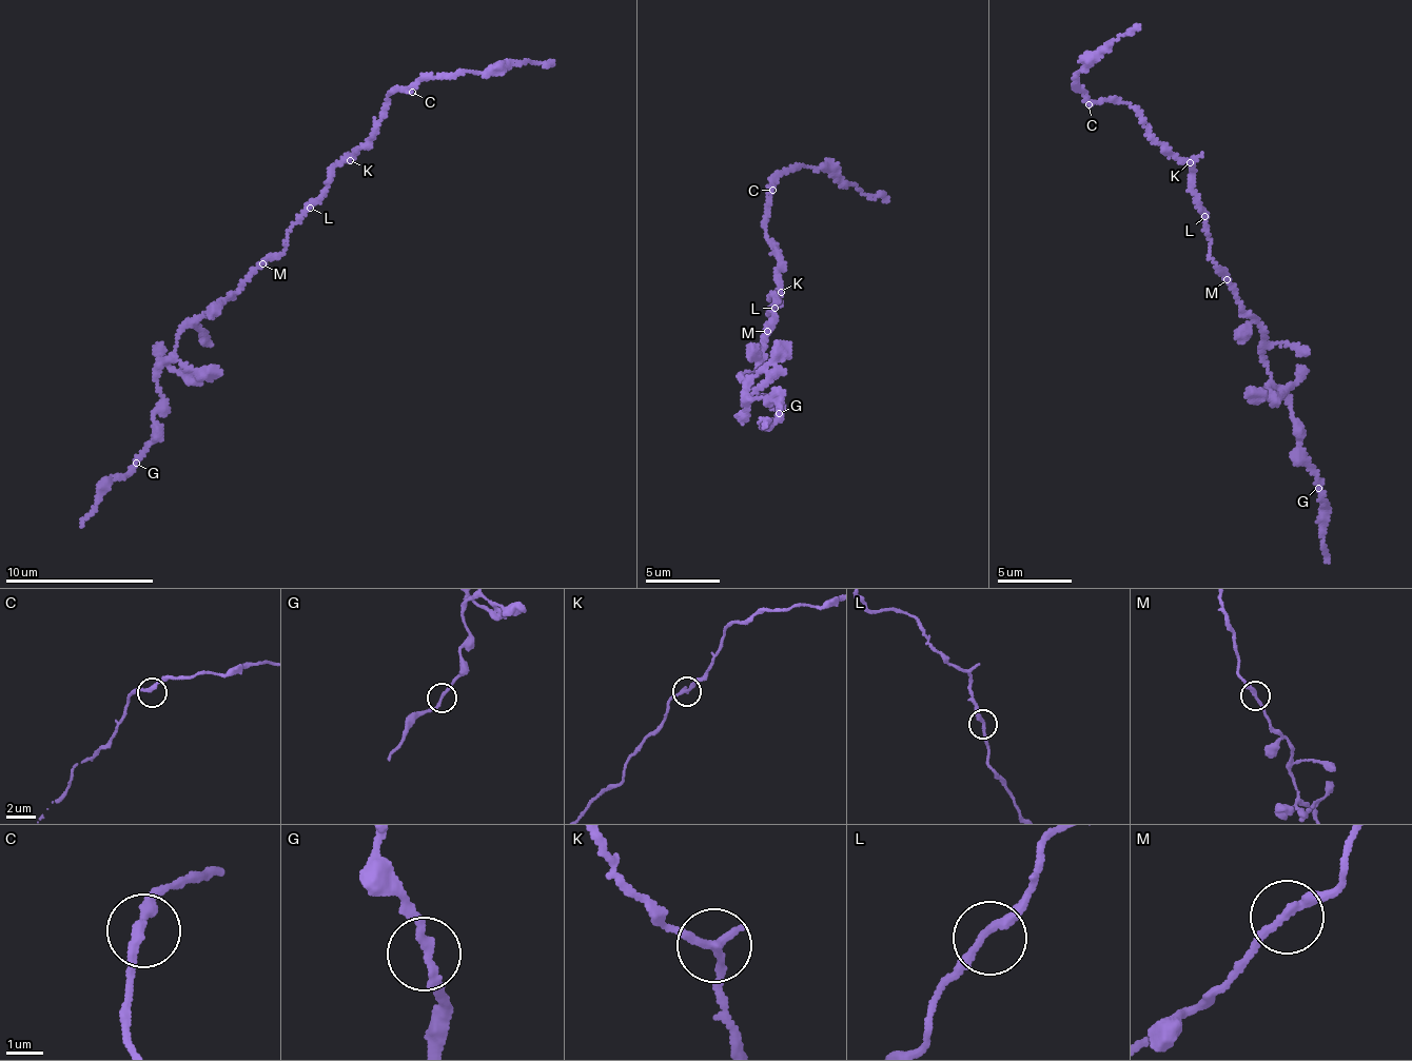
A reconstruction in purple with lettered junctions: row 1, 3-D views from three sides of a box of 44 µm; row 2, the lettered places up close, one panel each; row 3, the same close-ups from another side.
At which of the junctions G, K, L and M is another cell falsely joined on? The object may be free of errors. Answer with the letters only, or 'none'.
none

